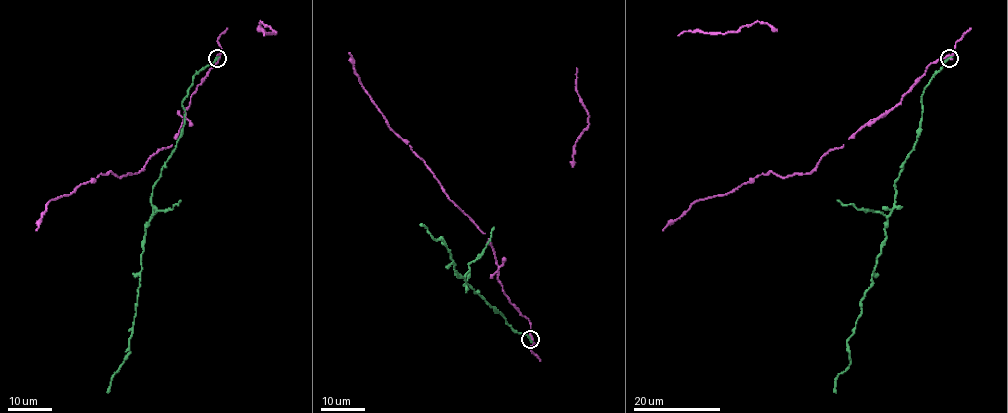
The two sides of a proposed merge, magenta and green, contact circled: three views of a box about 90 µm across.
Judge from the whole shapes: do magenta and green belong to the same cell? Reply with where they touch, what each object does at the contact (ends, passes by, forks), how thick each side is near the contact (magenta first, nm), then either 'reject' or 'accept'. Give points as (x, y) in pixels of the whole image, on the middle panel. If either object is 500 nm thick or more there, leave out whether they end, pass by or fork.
at (530, 339); magenta passes by; green ends there; 480 nm thick on the magenta side, 280 nm on the other; reject

